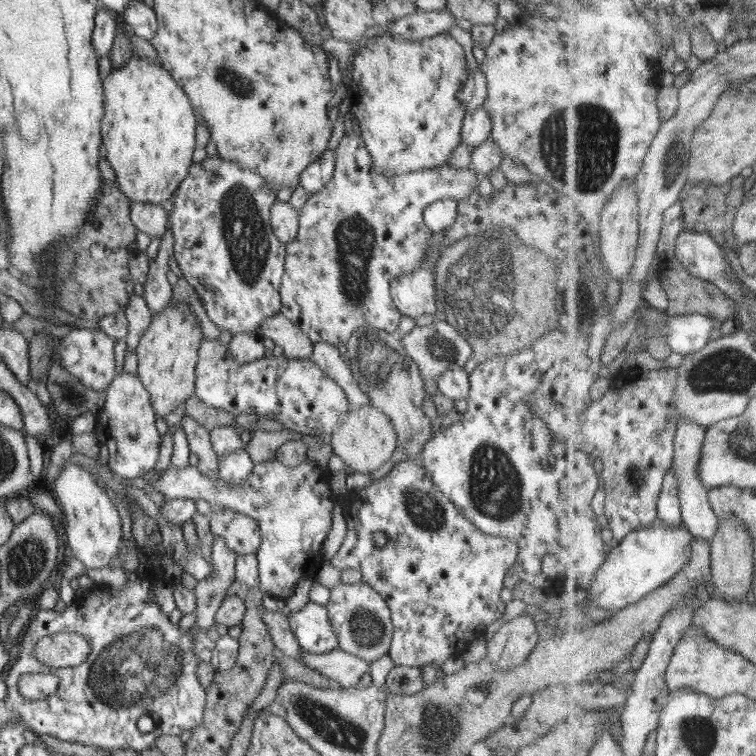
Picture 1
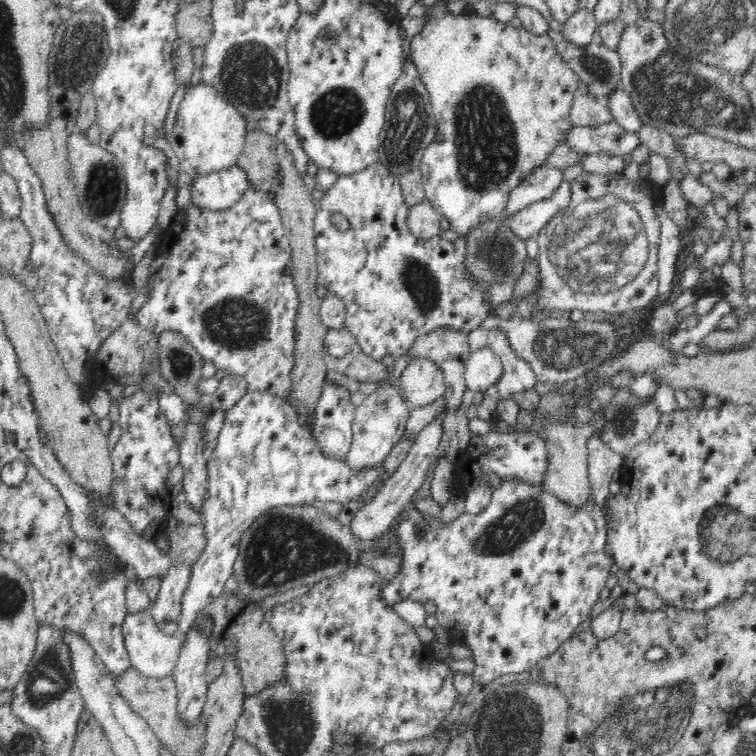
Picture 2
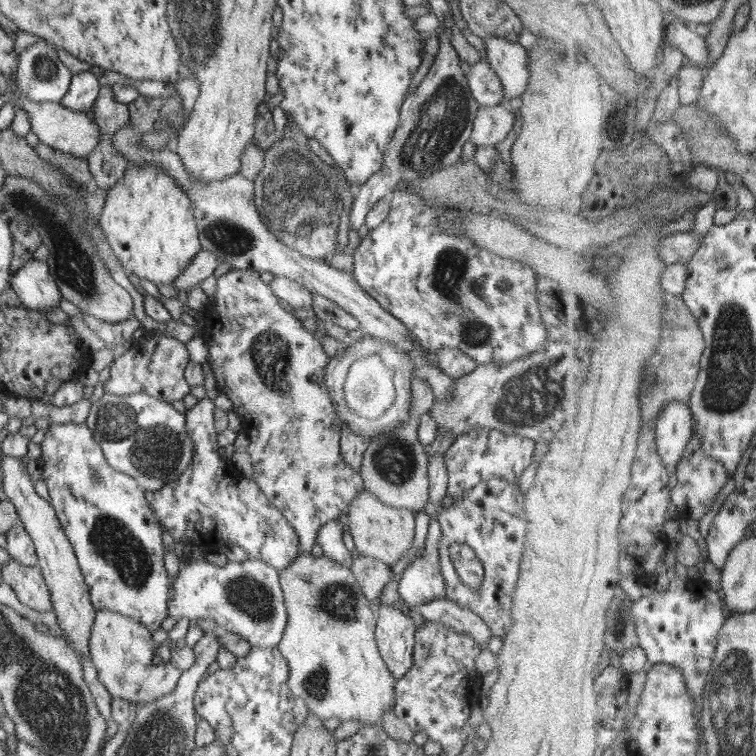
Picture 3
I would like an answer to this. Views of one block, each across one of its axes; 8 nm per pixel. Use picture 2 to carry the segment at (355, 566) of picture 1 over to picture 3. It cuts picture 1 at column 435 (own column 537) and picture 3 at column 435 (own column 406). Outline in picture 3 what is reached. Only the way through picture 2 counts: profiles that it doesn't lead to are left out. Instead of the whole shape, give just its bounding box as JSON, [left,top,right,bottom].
[398,518,445,608]

